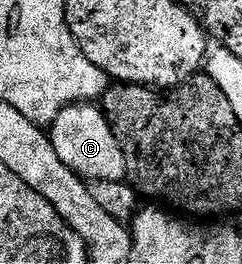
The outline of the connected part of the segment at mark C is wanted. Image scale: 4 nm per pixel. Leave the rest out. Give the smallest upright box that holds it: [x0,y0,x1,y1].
[49,102,126,182]

